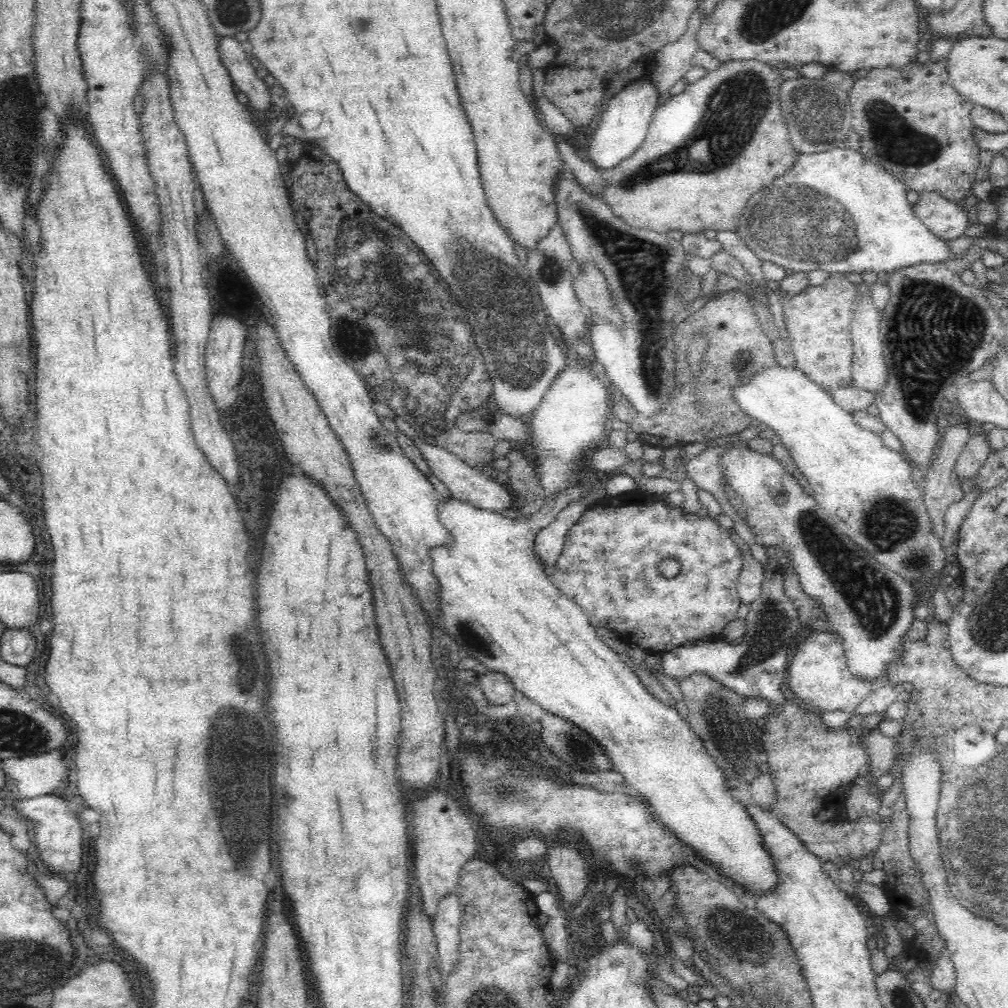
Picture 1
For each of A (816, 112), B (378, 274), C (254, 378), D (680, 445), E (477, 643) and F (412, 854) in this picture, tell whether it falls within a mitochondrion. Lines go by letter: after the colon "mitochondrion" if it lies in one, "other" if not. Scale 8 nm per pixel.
A: mitochondrion
B: mitochondrion
C: other
D: other
E: mitochondrion
F: other

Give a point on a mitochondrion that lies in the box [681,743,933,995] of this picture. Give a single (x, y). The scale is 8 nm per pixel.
(755, 946)

